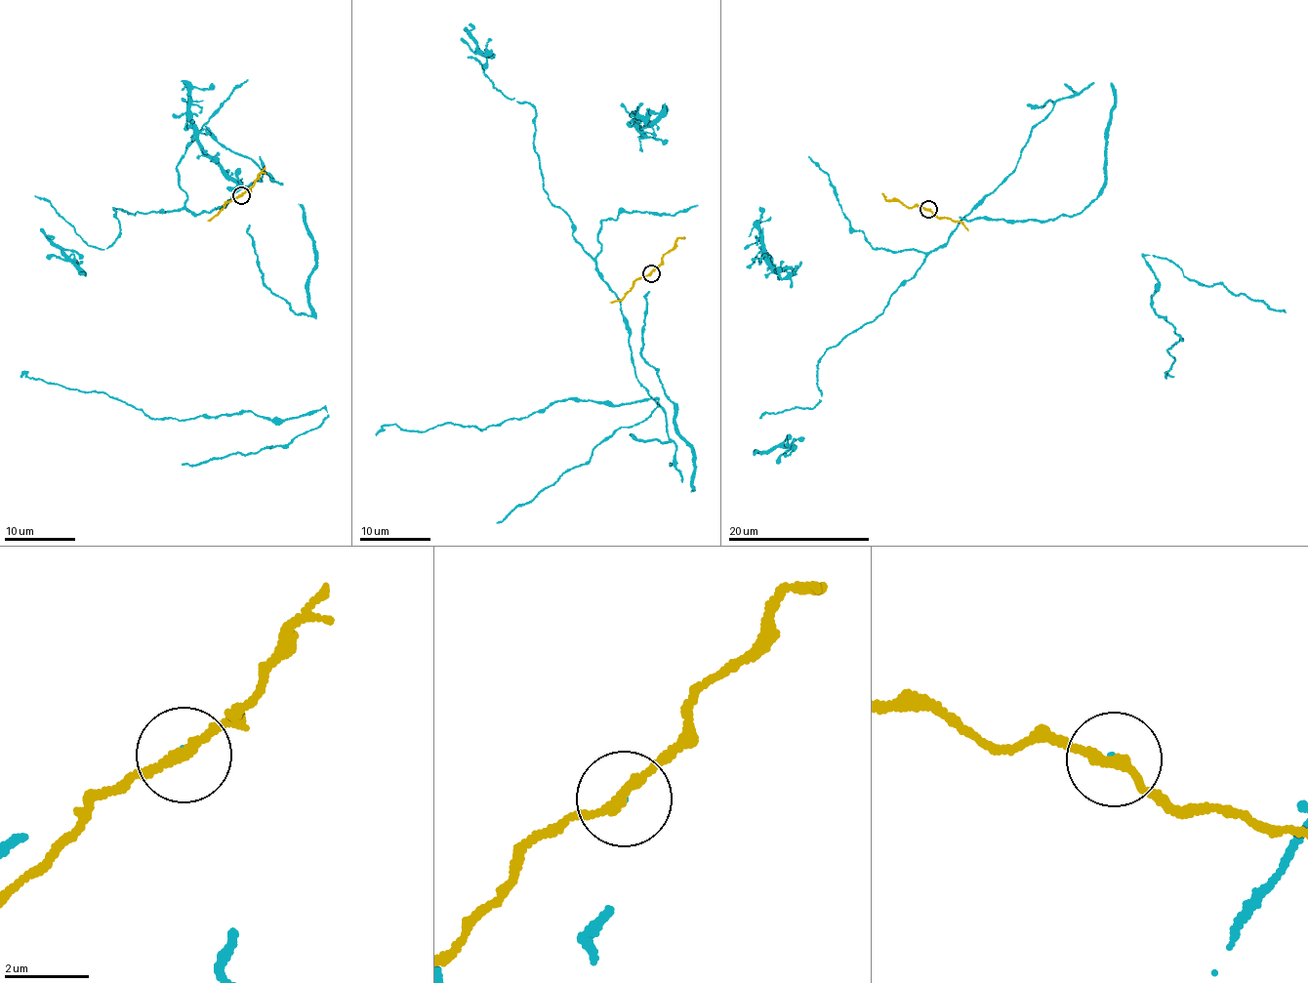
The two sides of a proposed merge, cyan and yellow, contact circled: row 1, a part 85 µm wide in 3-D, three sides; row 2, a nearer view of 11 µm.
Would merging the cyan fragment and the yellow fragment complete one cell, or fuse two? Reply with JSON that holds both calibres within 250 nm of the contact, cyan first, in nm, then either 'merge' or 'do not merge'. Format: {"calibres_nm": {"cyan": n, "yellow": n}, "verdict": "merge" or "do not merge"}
{"calibres_nm": {"cyan": 30, "yellow": 220}, "verdict": "do not merge"}

